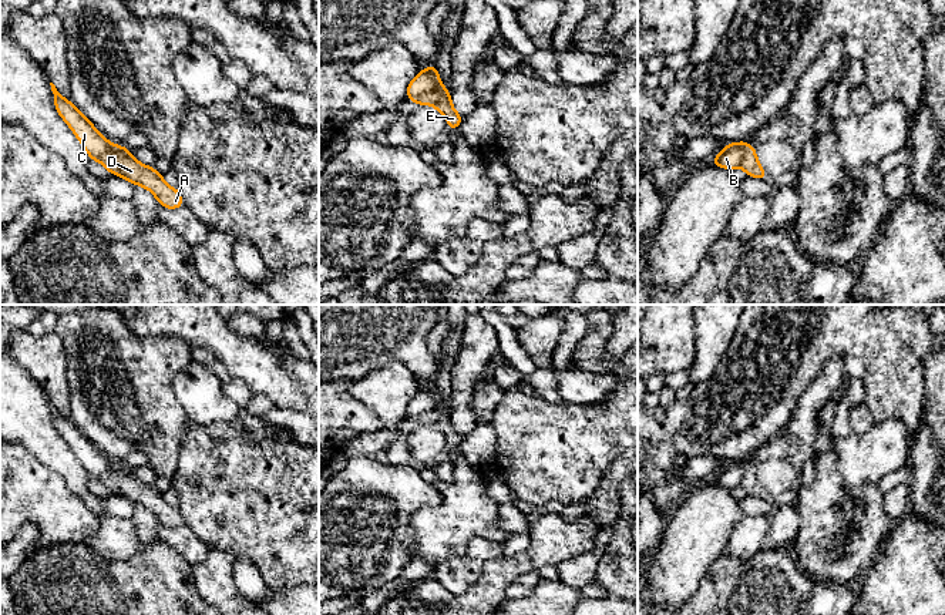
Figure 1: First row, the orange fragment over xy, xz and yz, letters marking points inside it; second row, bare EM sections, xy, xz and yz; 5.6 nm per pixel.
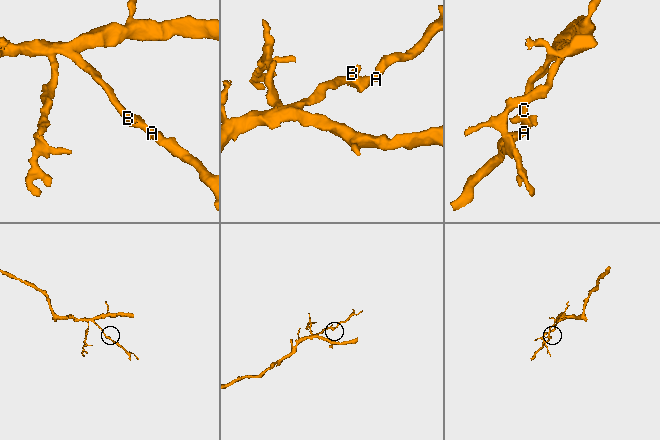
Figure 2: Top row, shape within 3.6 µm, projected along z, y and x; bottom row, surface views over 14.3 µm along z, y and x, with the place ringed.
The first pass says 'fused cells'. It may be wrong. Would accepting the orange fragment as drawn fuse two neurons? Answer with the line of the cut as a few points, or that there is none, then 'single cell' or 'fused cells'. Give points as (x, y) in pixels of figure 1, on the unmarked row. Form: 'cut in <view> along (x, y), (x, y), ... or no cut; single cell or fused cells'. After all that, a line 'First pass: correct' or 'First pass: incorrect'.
cut in xz along (441, 405), (412, 417); fused cells
First pass: correct

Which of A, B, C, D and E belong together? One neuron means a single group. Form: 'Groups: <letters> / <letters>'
Groups: A D E / B C

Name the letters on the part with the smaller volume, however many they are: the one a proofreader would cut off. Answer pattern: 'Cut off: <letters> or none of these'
Cut off: A, D, E

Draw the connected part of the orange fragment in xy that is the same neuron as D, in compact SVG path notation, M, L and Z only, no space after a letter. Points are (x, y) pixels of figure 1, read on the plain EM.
M111 464L100 481L111 493L149 508L161 525L168 528L184 525L179 508L171 507L154 485L147 485L137 480L124 464Z

